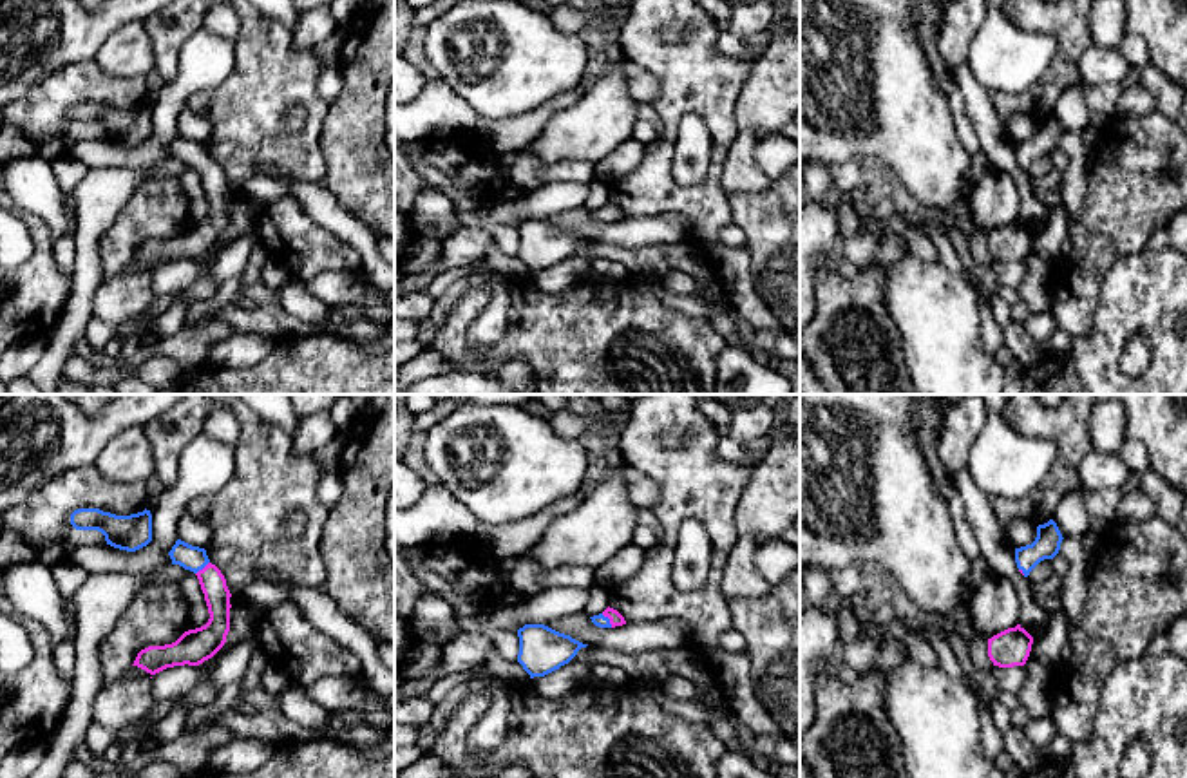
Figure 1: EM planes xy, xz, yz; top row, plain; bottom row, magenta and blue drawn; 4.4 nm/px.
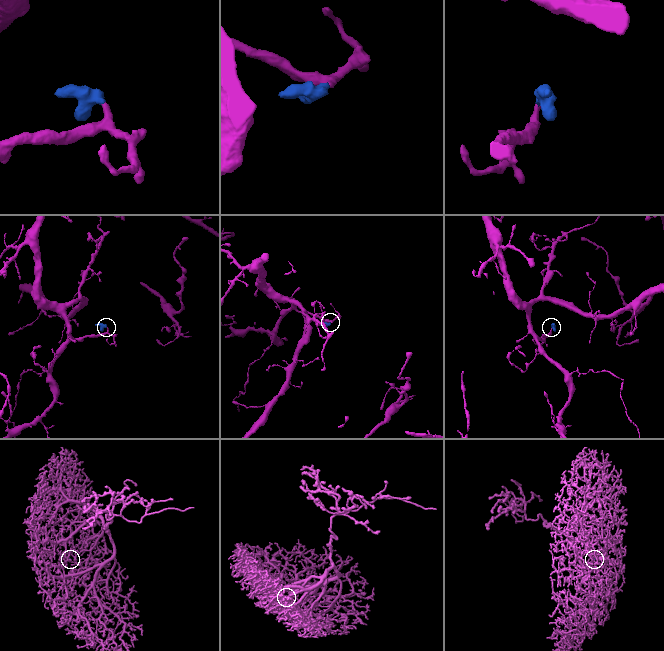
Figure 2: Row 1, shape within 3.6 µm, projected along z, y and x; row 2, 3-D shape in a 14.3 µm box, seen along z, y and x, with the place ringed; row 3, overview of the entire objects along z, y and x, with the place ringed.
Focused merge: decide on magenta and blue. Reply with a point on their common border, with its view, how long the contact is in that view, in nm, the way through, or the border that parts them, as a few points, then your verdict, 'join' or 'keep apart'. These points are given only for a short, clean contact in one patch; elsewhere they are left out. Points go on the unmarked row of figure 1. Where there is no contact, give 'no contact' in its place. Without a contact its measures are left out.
meets magenta in xz at (608, 212); contact 80 nm long; runs through xz (616, 214), (608, 212), (601, 216); join

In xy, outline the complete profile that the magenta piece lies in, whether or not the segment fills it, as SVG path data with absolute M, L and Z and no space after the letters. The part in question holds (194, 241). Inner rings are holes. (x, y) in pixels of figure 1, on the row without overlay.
M181 134L168 147L172 159L197 170L210 213L204 221L185 226L176 237L141 244L132 261L156 270L174 261L199 261L212 253L230 226L230 185L221 165L210 157L206 145Z

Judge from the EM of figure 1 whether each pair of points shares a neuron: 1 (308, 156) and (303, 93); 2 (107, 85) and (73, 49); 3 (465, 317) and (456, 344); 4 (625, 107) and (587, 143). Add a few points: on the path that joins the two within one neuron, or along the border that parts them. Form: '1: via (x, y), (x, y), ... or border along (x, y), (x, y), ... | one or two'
1: via (308, 140), (312, 109) | one
2: border along (93, 58), (66, 64), (46, 78) | two
3: via (458, 324), (456, 337) | one
4: via (616, 114), (596, 134) | one

